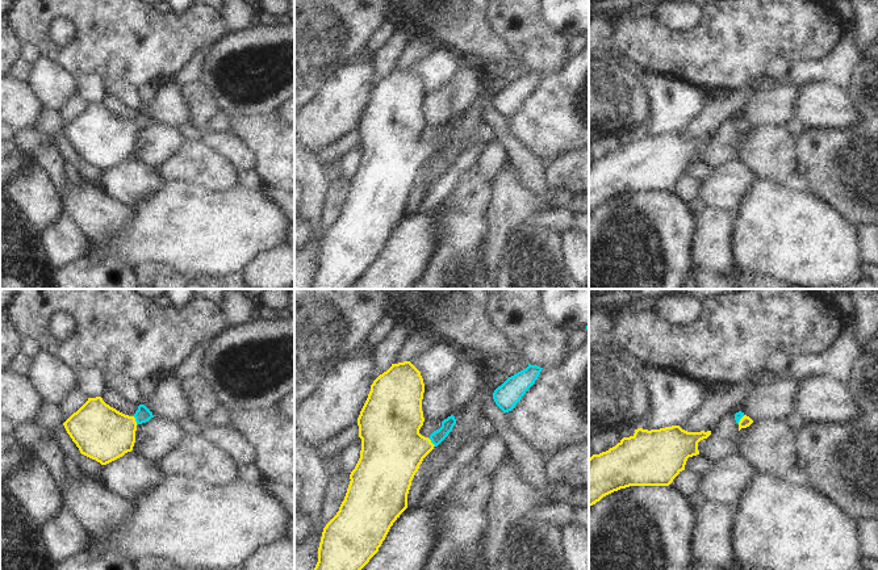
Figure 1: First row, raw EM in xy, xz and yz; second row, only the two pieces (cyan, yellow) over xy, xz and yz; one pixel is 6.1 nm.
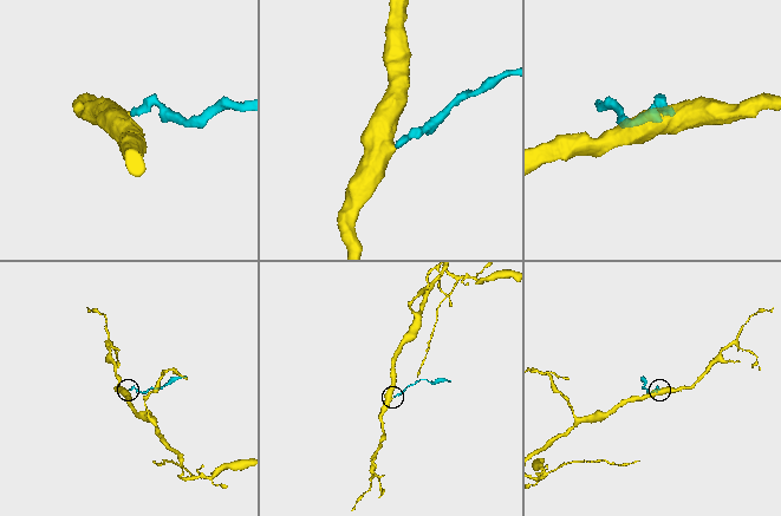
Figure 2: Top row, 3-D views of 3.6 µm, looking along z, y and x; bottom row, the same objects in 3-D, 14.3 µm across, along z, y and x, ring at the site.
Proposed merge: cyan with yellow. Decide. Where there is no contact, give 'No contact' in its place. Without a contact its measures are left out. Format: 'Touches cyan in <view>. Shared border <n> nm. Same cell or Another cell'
Touches cyan in xy. Shared border 60 nm. Same cell.

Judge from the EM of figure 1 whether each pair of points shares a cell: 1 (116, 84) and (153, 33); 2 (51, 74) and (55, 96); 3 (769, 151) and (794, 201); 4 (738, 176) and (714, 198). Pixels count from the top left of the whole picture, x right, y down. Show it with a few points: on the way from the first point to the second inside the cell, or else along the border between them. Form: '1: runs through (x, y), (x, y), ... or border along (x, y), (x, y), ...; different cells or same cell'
1: border along (104, 78), (126, 79), (137, 88); different cells
2: runs through (51, 79), (53, 91); same cell
3: border along (756, 177), (764, 177), (781, 184), (794, 184); different cells
4: runs through (732, 180), (719, 193); same cell

